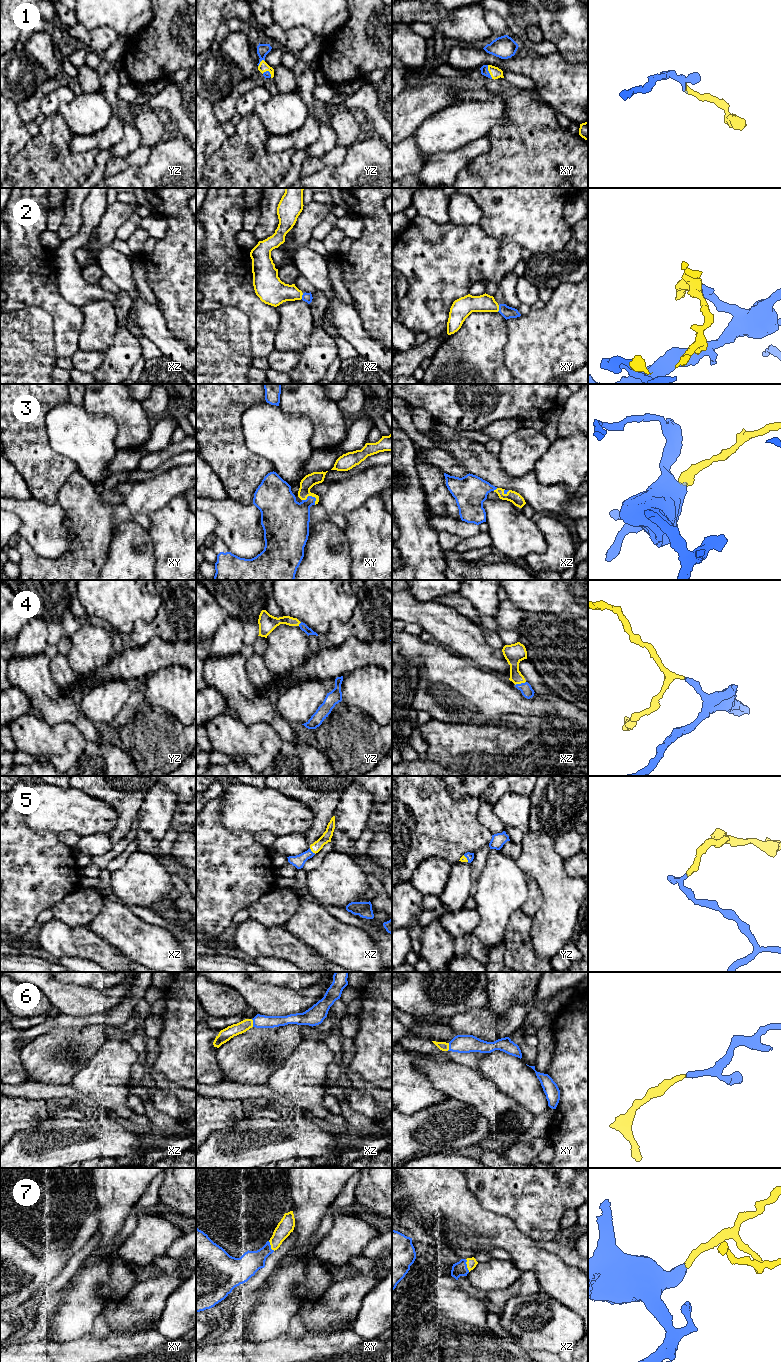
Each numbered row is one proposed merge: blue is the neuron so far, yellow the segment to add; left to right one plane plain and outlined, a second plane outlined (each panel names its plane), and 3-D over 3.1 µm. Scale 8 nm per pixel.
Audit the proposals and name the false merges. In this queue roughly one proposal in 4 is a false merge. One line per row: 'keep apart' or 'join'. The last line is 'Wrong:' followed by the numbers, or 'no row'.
1: join
2: join
3: join
4: join
5: join
6: join
7: join
Wrong: no row

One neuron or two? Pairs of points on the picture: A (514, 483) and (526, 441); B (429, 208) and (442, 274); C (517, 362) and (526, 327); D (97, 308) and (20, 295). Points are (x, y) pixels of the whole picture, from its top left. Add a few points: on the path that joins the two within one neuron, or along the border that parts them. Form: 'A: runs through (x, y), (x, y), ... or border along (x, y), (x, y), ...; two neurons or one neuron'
A: border along (499, 460), (511, 475), (532, 471); two neurons
B: border along (418, 214), (436, 223), (448, 221); two neurons
C: runs through (526, 353), (526, 336); one neuron
D: border along (79, 307), (83, 316), (83, 324), (80, 331); two neurons

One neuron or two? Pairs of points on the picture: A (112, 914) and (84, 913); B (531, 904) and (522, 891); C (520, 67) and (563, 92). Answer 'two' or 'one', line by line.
A: two
B: two
C: one

